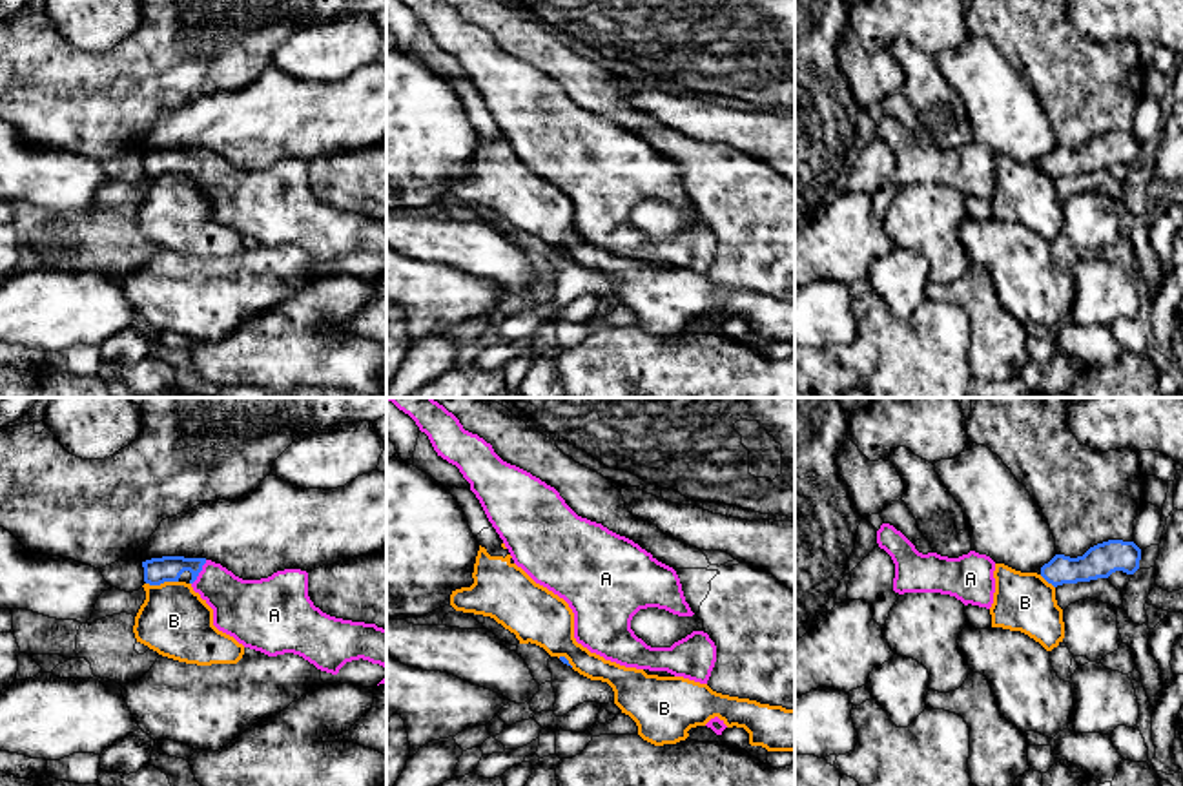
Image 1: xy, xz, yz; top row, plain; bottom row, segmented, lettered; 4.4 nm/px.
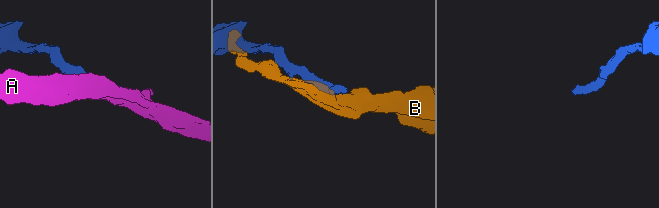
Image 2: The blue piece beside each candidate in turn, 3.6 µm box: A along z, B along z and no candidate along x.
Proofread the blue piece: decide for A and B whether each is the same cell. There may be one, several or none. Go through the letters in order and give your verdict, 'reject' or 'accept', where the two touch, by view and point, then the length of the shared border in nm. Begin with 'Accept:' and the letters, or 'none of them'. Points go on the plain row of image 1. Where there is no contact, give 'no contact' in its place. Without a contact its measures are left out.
Accept: A
A: accept | xy (199, 163) | 130 nm
B: reject | xy (161, 174) | 140 nm

